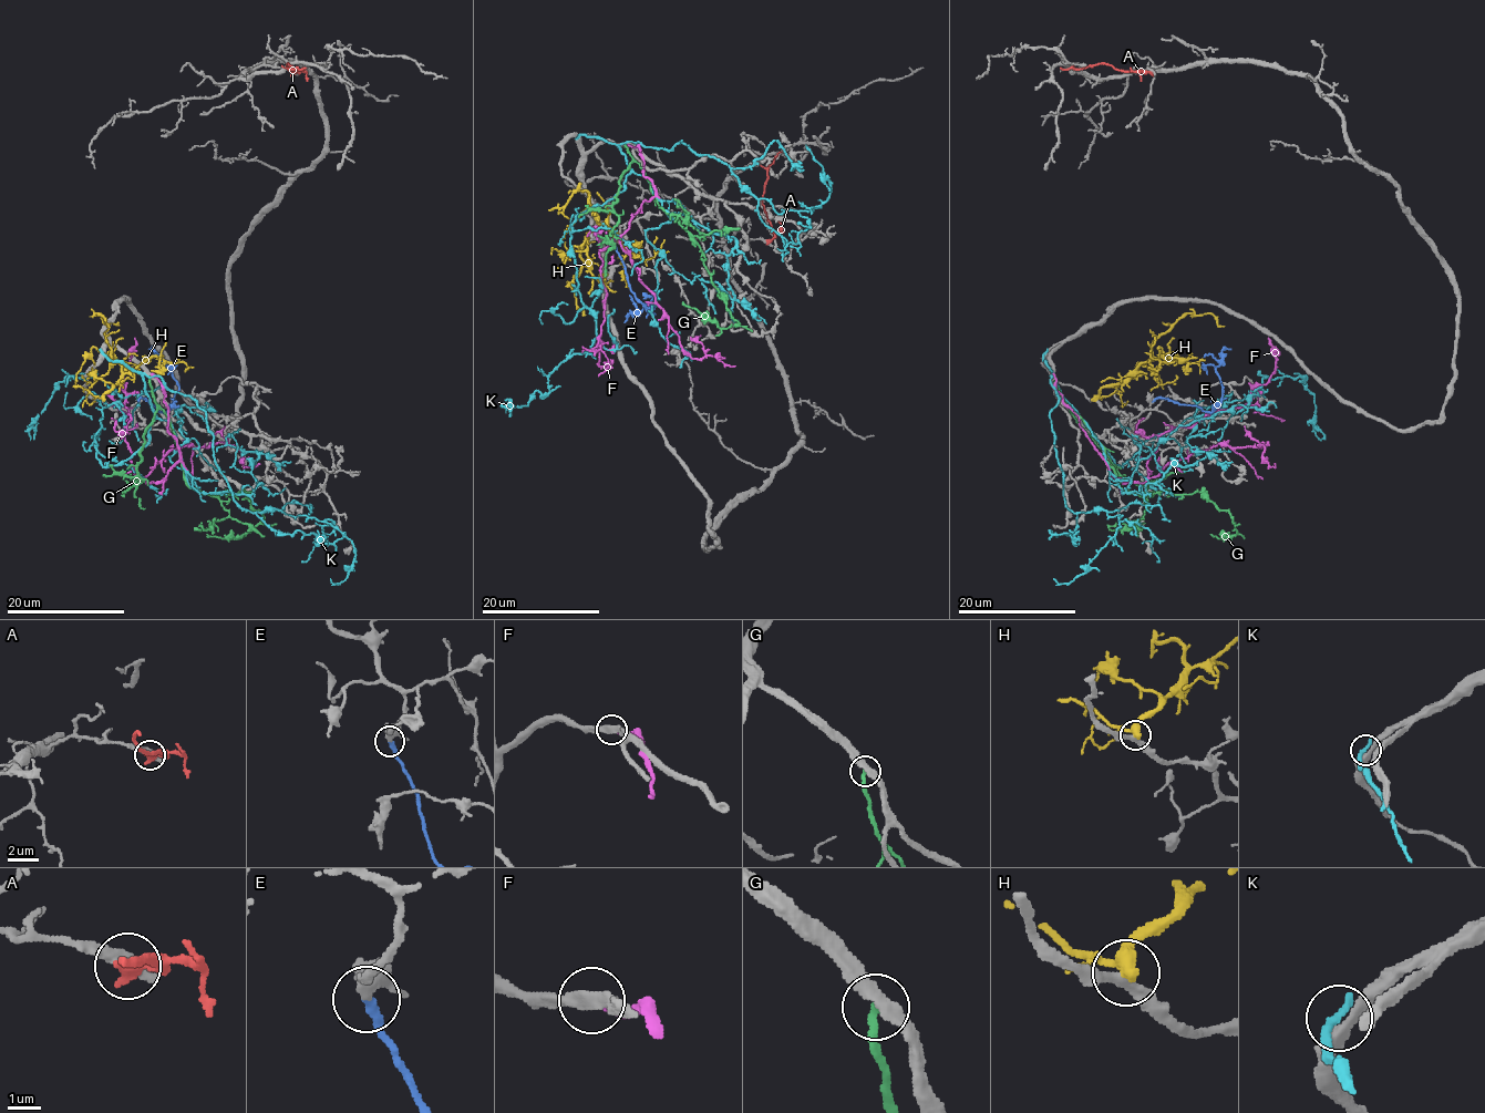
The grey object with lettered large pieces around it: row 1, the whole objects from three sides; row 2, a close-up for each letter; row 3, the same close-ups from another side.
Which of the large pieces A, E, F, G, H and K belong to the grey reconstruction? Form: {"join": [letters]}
{"join": ["E"]}

